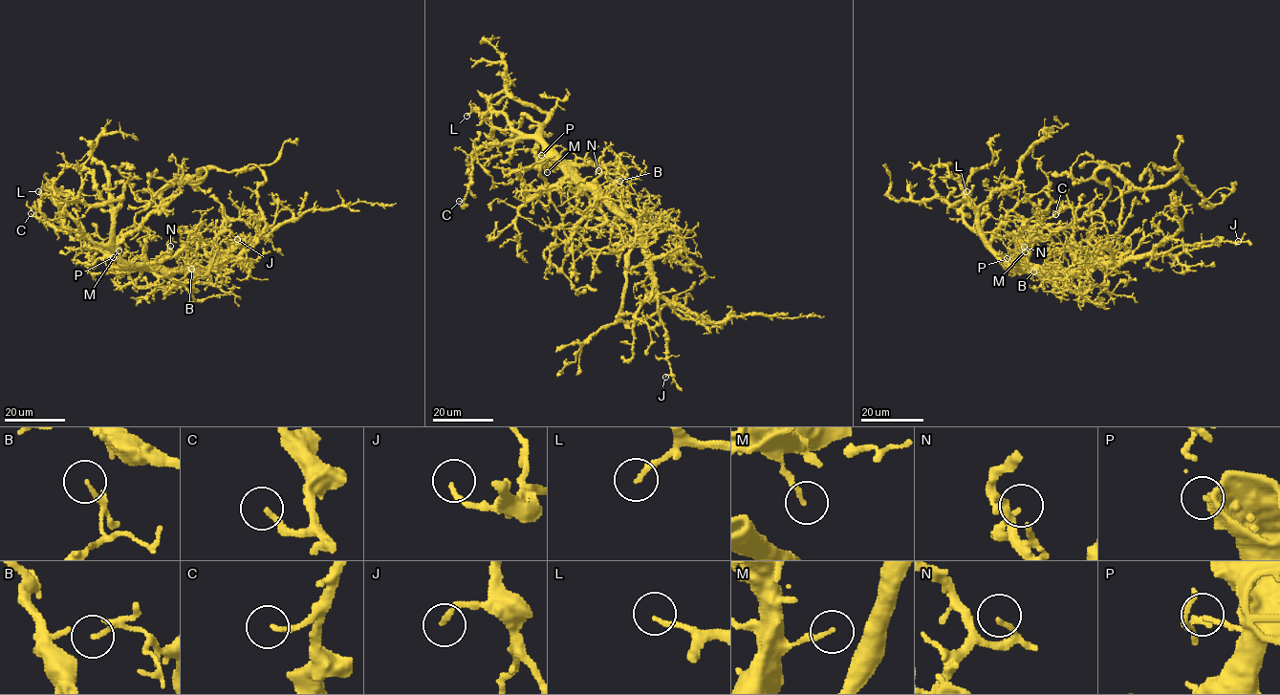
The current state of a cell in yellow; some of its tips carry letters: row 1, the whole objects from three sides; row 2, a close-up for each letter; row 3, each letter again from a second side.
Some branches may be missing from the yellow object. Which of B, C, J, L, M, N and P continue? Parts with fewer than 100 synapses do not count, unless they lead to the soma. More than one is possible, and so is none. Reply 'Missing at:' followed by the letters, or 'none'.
Missing at: P

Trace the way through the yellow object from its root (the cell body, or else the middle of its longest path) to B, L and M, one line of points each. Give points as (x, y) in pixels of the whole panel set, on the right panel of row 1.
B: (1030, 254), (1020, 271), (1011, 270), (1042, 271), (1052, 281), (1048, 282), (1039, 271), (1033, 271)
L: (1030, 254), (1020, 271), (1011, 270), (963, 217), (963, 193), (966, 191)
M: (1030, 254), (1020, 271), (1012, 270), (1010, 263), (1025, 251)

